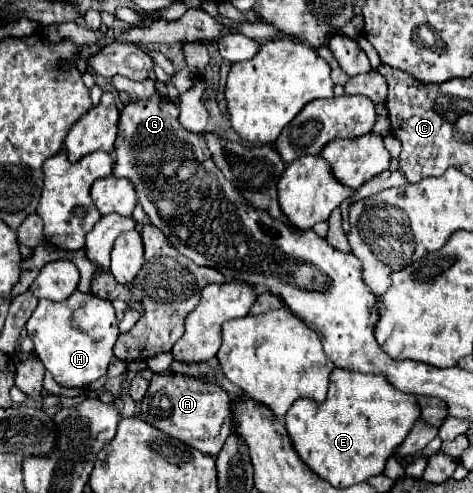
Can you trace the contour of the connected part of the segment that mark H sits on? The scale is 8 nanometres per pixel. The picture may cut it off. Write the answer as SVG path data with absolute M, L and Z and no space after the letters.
M80 291L58 303L40 299L36 311L26 323L26 329L28 335L32 335L36 355L62 387L86 387L106 375L114 357L112 347L120 333L112 303Z

